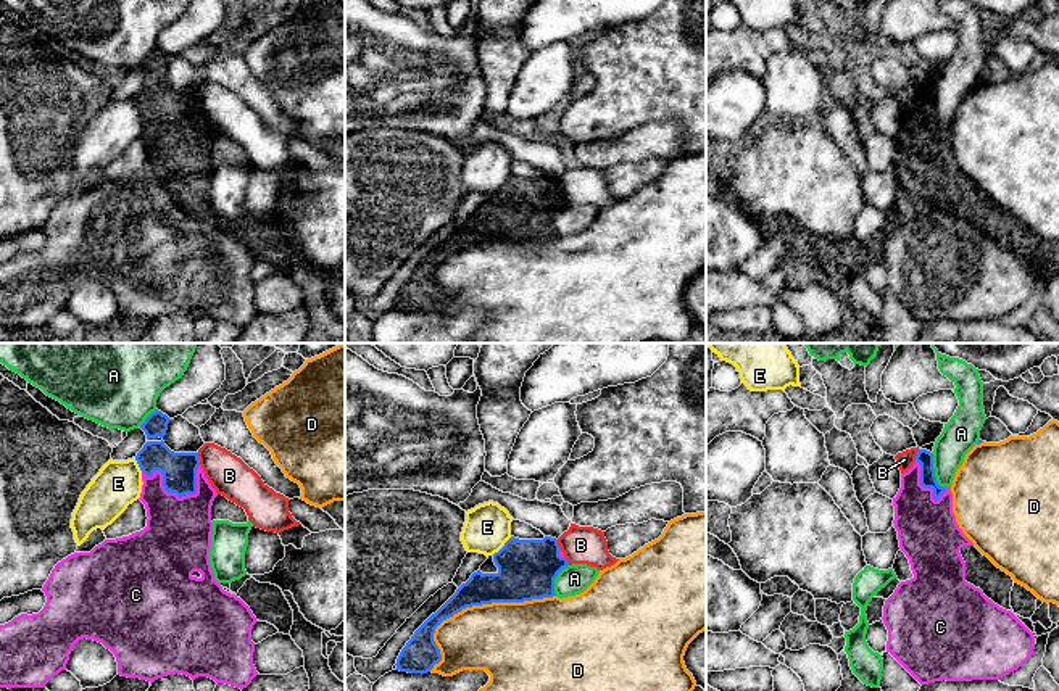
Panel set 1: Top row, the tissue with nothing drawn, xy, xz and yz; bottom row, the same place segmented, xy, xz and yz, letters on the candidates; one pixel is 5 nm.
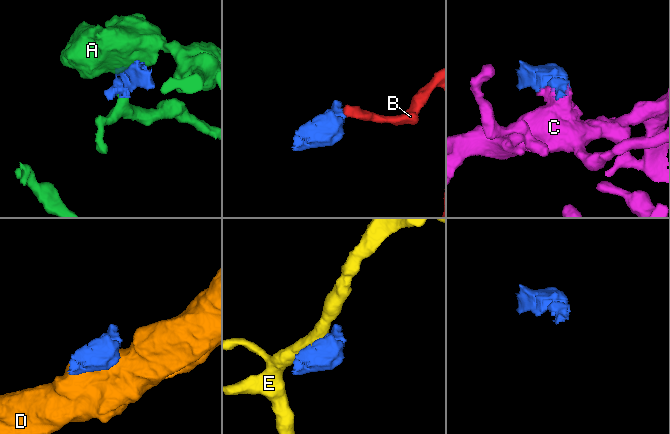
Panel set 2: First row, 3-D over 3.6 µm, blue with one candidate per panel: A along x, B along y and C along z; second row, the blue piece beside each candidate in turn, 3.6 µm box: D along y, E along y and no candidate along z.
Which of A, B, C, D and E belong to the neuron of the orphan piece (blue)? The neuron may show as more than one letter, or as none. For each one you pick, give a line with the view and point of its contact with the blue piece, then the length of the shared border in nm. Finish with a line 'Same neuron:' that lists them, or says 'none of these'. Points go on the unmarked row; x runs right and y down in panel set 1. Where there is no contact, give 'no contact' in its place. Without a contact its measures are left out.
C: xy (165, 128) | 300 nm
Same neuron: C

